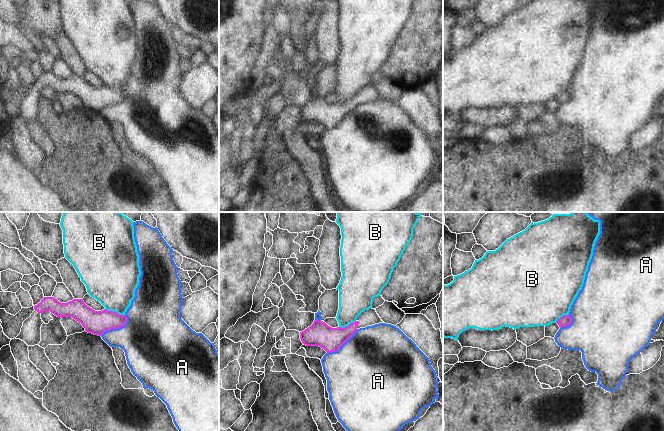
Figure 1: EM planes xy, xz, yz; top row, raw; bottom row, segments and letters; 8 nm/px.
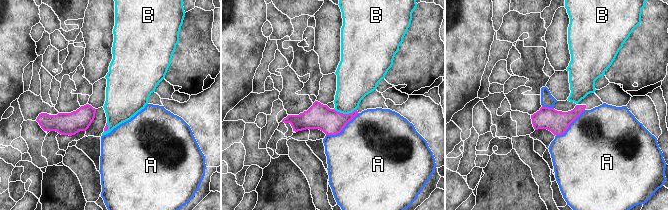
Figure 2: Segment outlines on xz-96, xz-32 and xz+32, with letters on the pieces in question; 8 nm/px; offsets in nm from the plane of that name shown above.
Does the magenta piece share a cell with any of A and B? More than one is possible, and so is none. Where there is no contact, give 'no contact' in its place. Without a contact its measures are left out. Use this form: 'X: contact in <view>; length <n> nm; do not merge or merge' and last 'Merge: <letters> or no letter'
A: contact in xy; length 260 nm; do not merge
B: contact in xy; length 170 nm; do not merge
Merge: no letter

